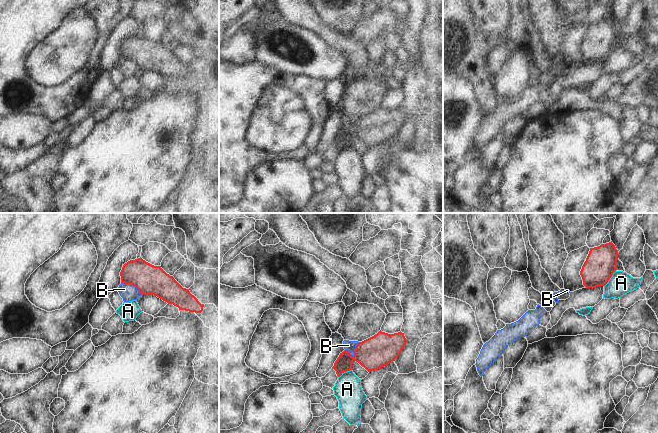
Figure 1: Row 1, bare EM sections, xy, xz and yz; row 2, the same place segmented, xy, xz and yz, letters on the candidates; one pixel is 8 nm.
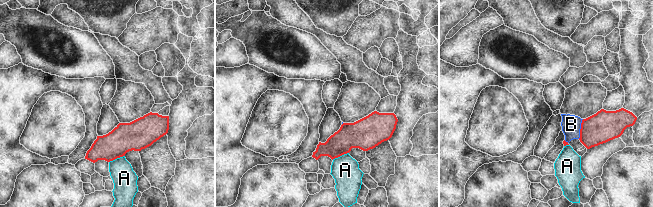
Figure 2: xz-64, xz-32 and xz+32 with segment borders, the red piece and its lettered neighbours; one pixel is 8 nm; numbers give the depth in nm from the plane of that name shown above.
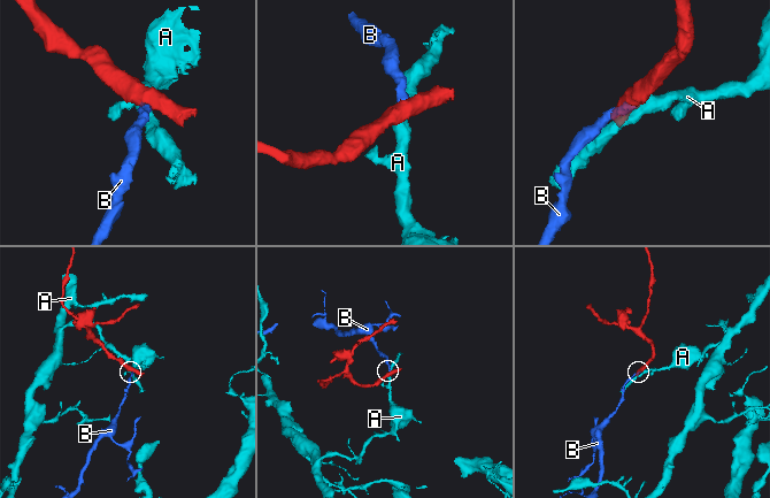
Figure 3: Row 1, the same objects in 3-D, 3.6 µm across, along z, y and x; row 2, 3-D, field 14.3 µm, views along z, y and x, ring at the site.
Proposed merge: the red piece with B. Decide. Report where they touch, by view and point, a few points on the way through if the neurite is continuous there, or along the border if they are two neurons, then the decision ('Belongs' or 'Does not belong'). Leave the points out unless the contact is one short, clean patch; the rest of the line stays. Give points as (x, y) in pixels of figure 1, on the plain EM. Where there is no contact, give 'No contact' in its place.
Touches red at xz (355, 126). Boundary: xz (359, 118), (352, 133). Does not belong.

